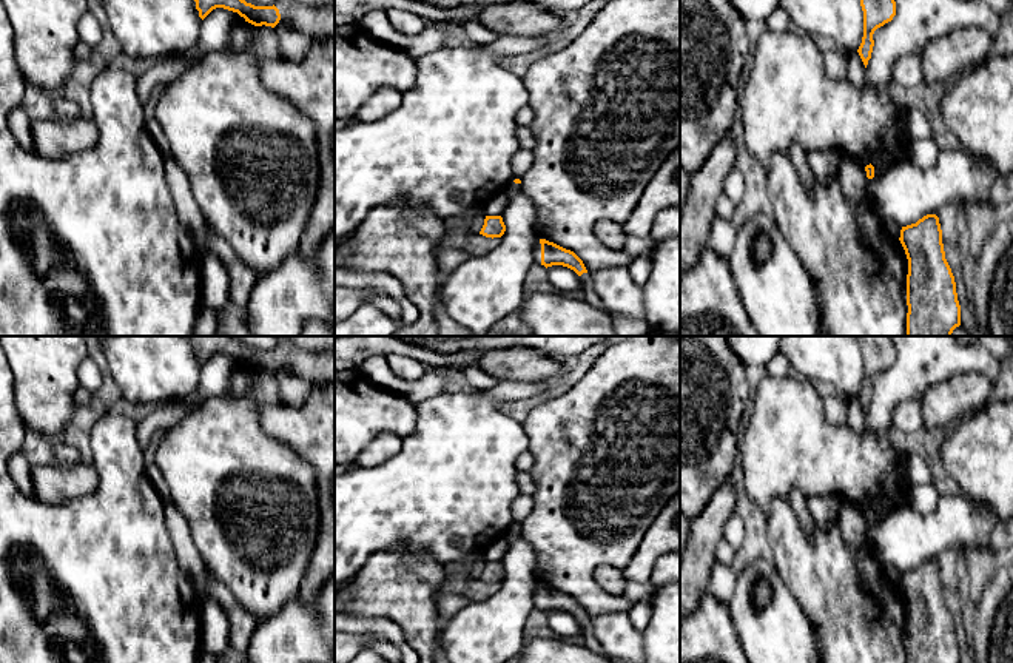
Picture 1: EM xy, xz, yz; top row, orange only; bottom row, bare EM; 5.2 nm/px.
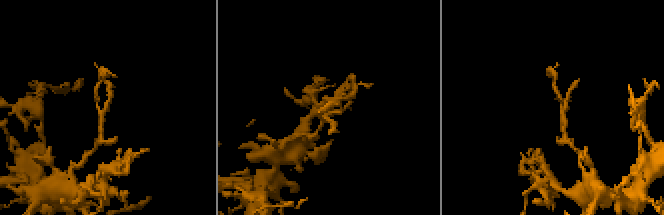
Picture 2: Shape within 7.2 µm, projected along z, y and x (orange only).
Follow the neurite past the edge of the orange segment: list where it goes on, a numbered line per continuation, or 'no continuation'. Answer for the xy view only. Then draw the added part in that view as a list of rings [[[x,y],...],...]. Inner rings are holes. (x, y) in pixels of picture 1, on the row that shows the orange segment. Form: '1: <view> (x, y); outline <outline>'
1: xy (316, 22); outline [[[276,0],[274,6],[294,29],[313,39],[335,37],[335,5],[305,6],[296,0]]]

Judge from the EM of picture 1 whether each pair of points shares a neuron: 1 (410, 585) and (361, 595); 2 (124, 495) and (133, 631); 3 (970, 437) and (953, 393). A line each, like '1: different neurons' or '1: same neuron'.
1: same neuron
2: same neuron
3: different neurons

